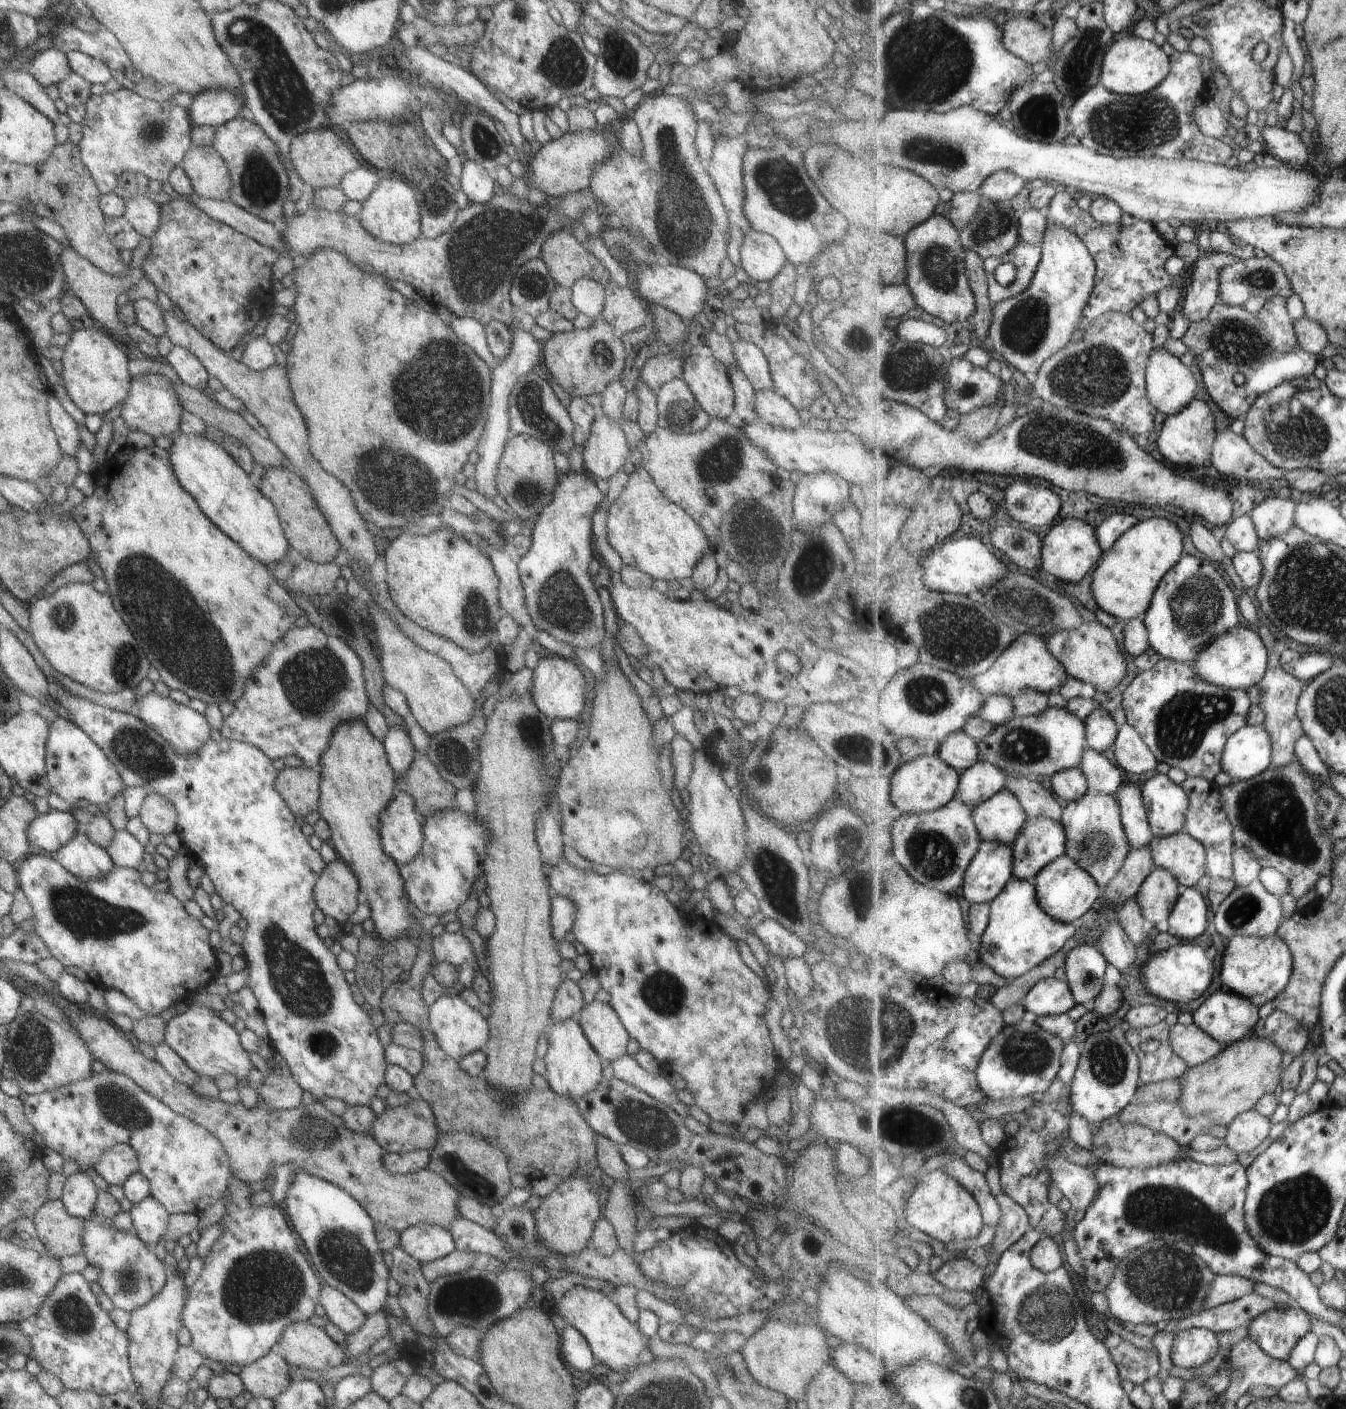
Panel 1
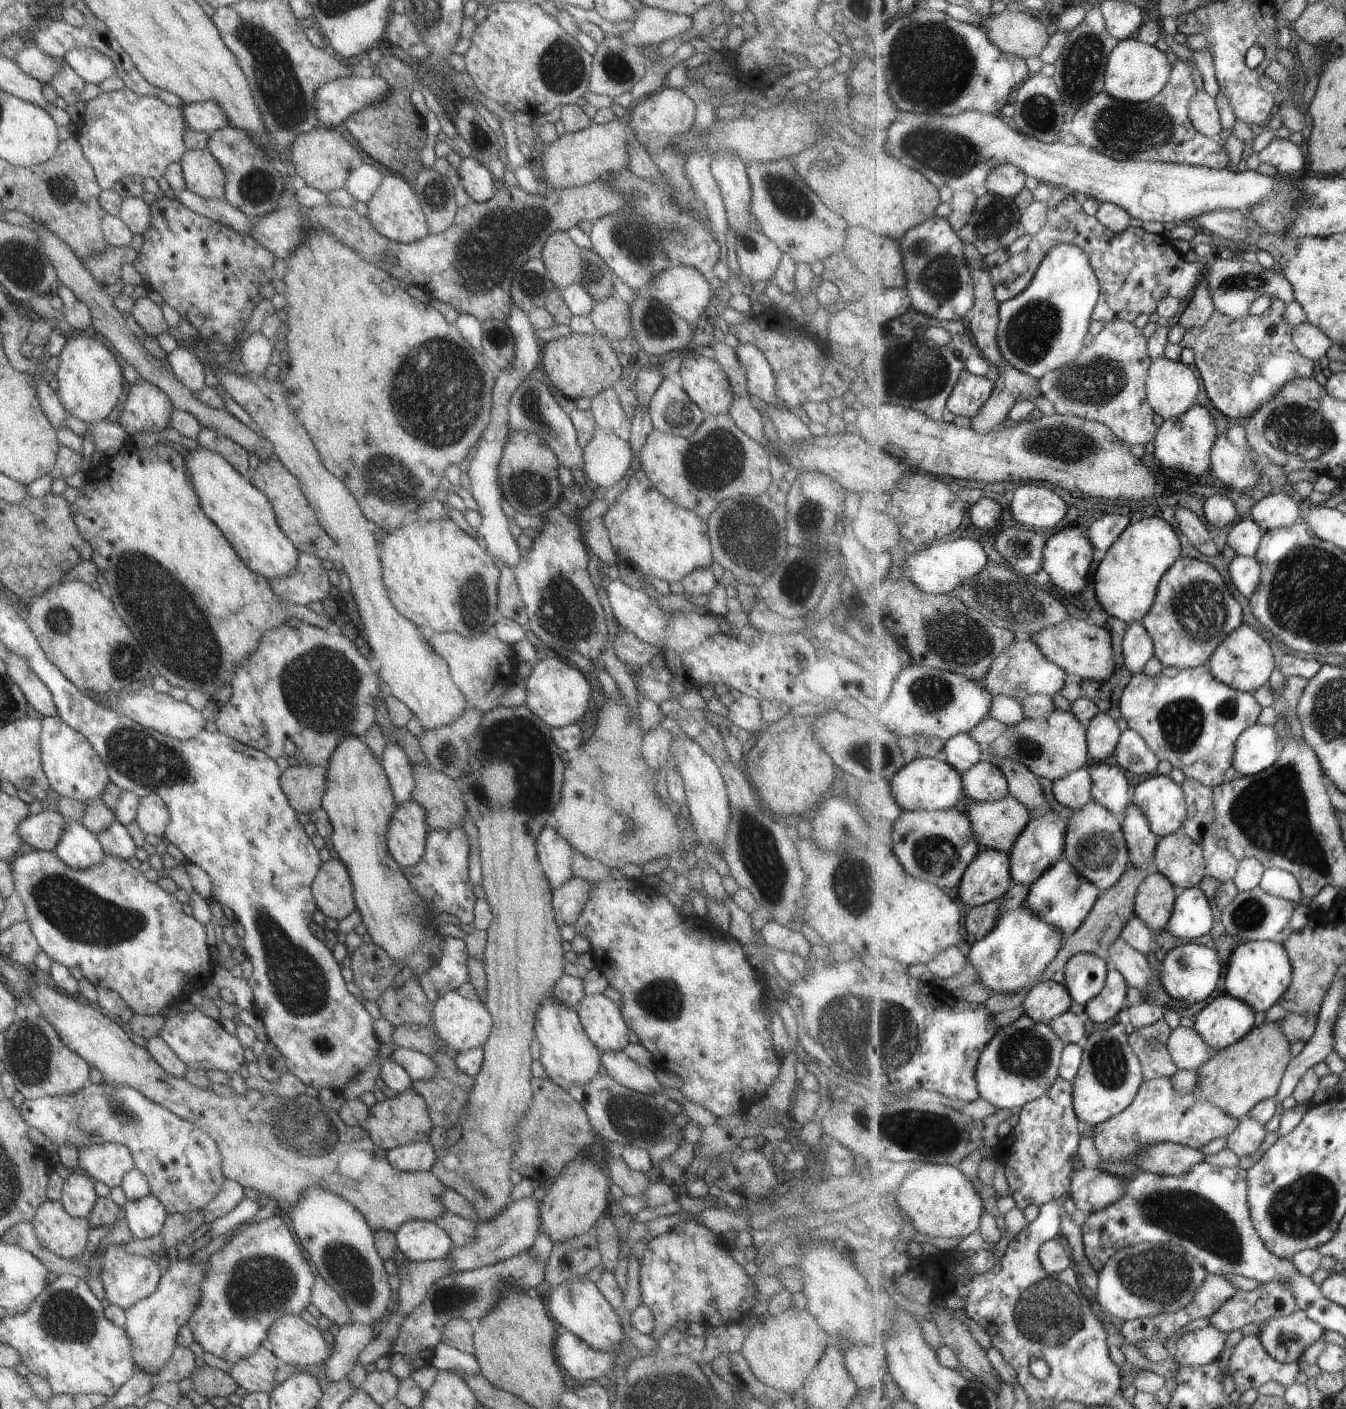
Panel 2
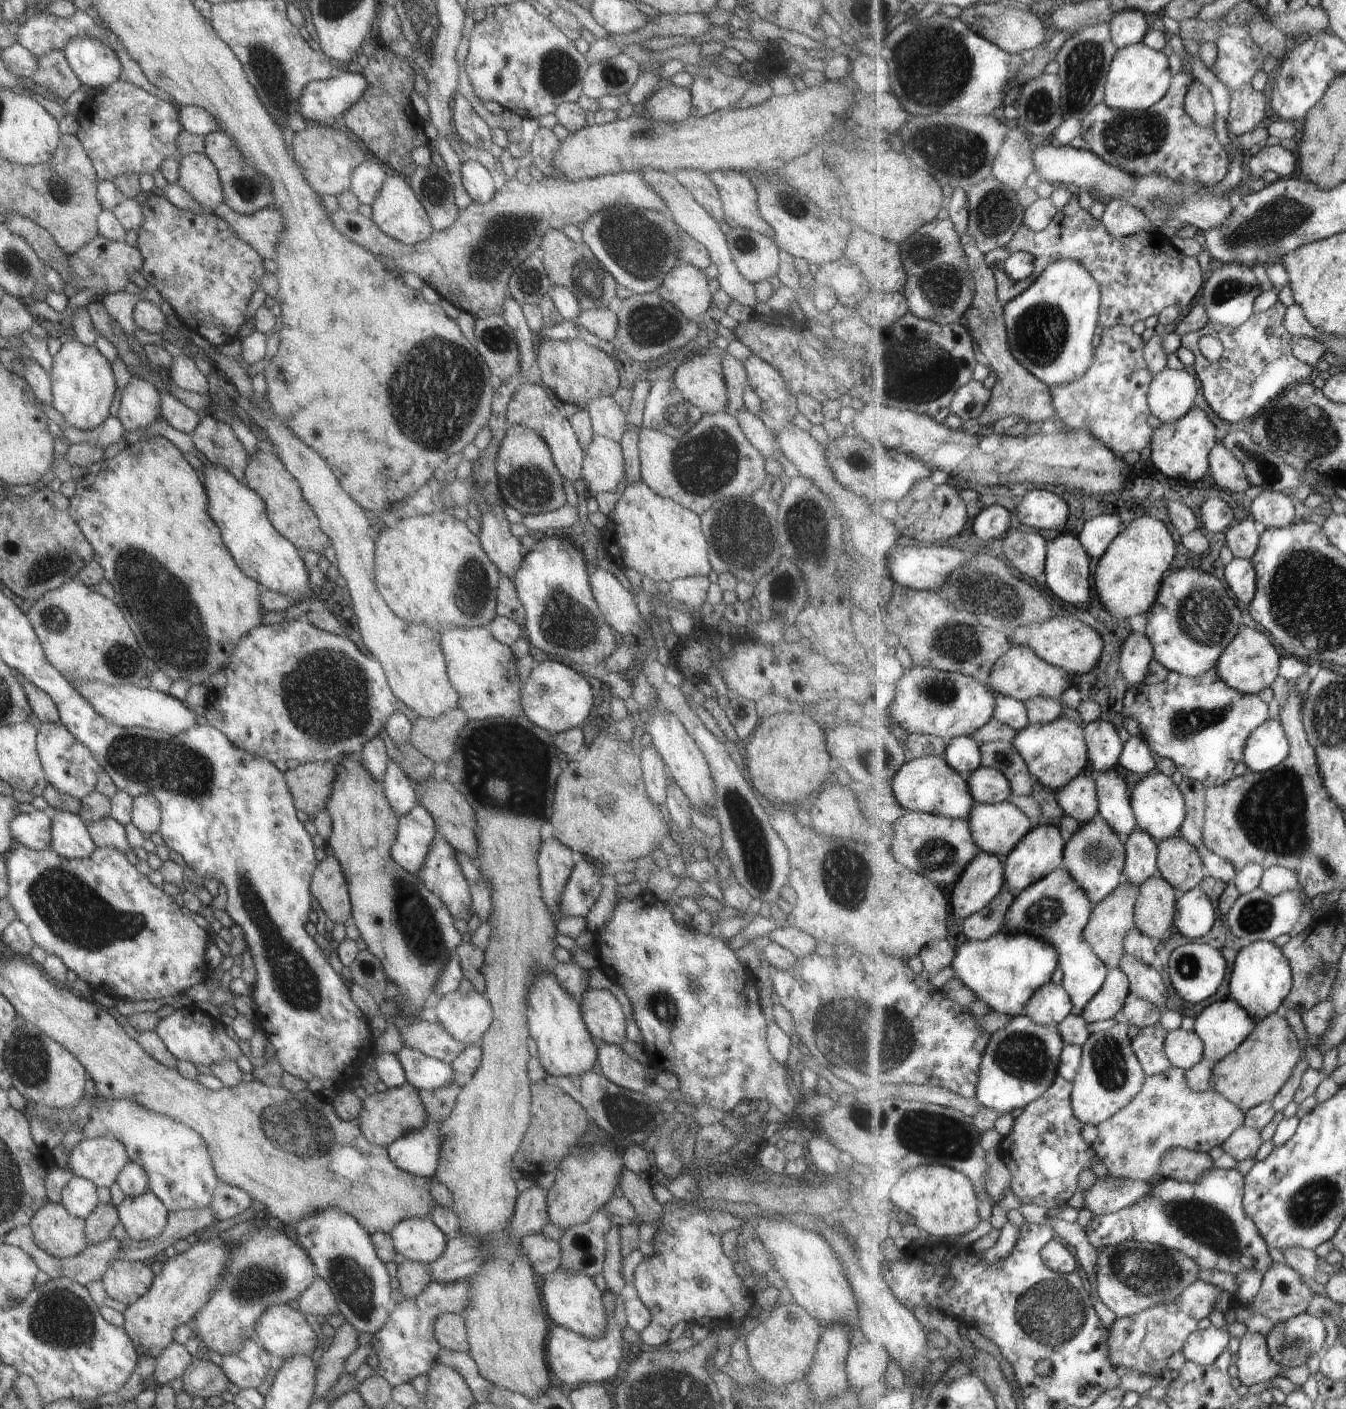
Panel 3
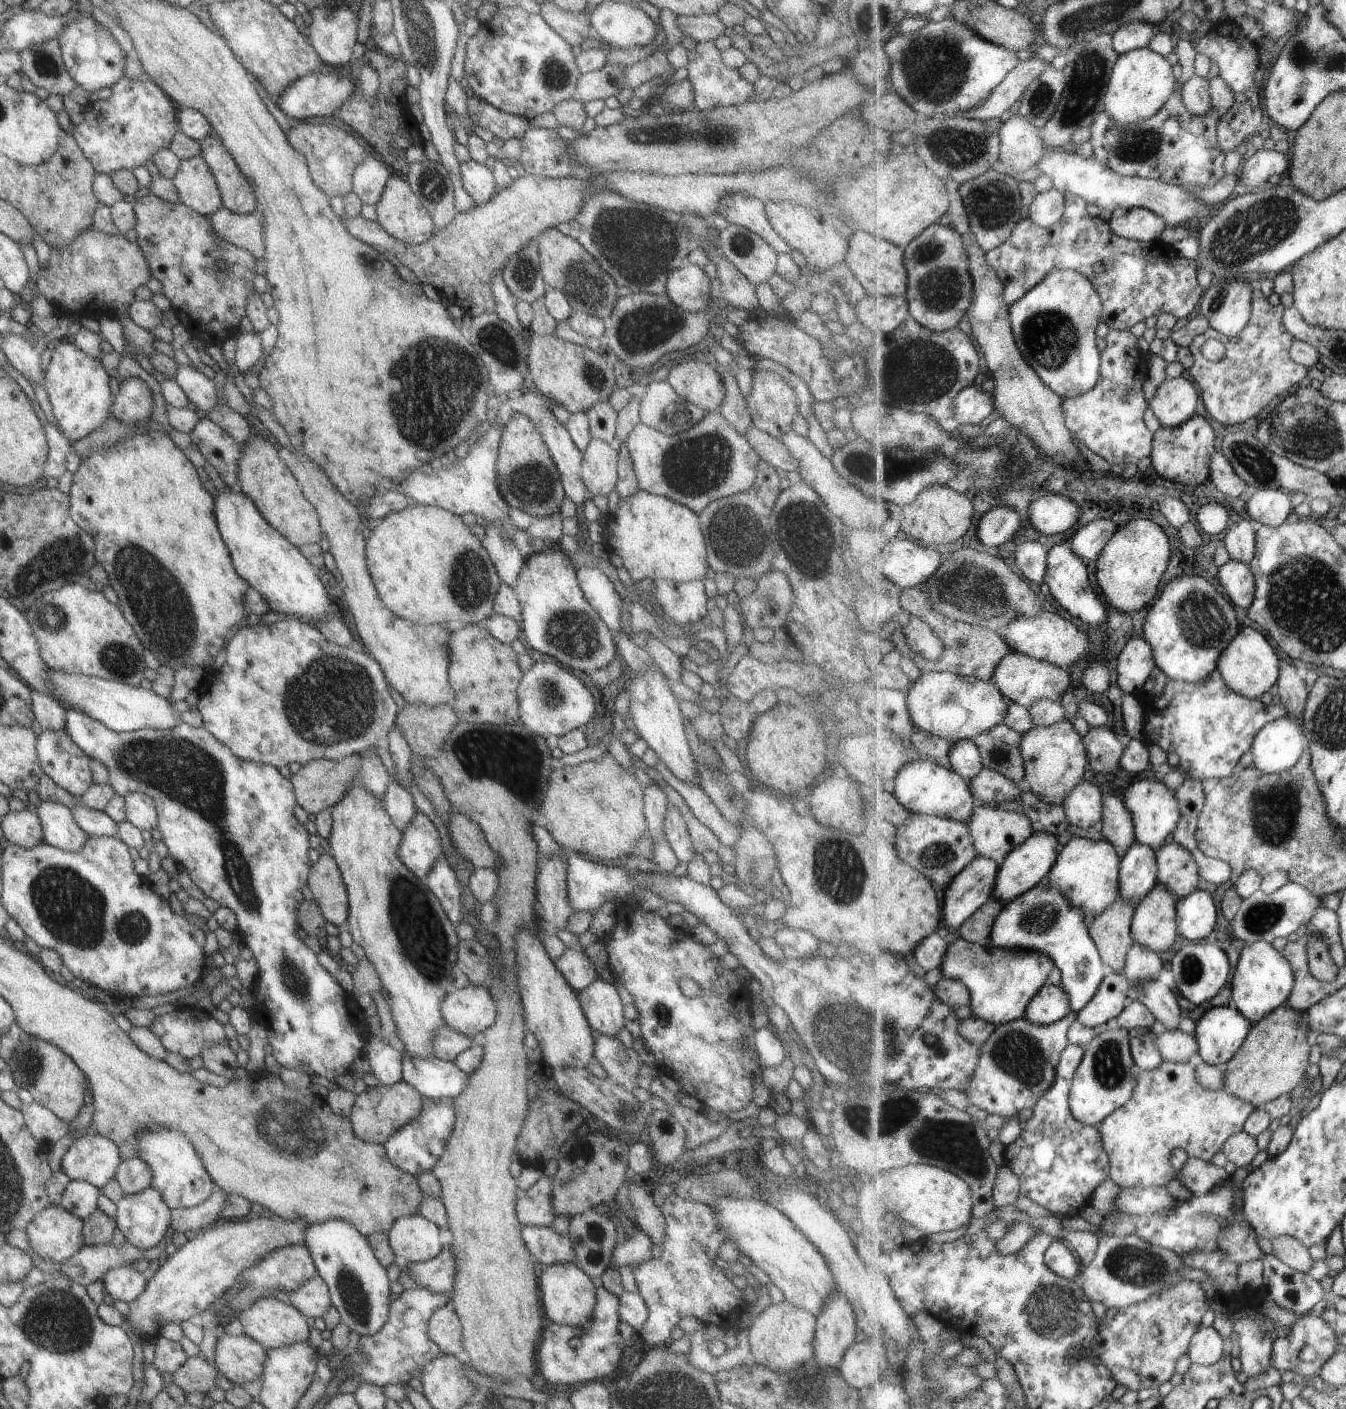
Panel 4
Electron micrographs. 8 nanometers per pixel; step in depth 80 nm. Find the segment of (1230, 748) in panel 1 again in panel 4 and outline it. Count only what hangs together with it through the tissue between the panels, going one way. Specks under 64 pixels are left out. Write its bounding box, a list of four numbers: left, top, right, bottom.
[1252,717,1309,773]

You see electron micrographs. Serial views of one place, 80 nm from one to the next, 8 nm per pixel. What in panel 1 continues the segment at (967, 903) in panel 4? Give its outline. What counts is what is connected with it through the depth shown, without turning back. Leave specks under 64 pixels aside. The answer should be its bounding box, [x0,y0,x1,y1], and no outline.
[960,842,1013,904]

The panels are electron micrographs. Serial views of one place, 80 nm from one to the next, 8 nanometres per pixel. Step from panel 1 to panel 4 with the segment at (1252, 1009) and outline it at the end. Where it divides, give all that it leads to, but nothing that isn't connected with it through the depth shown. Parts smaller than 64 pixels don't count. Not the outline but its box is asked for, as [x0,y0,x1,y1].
[1194,1002,1252,1065]

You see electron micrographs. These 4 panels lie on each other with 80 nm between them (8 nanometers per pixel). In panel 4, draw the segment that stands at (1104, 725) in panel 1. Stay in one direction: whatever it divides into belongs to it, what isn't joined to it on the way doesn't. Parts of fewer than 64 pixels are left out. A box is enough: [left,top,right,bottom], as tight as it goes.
[1084,725,1126,774]

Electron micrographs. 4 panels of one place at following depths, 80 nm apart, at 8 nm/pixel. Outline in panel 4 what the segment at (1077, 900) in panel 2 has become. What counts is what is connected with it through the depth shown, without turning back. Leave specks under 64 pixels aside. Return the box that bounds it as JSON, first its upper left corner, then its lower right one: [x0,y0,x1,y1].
[992,878,1111,1012]

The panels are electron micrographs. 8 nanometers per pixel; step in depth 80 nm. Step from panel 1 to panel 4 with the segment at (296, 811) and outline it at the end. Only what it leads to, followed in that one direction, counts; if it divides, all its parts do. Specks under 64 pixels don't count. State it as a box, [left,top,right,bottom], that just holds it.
[288,754,358,814]

